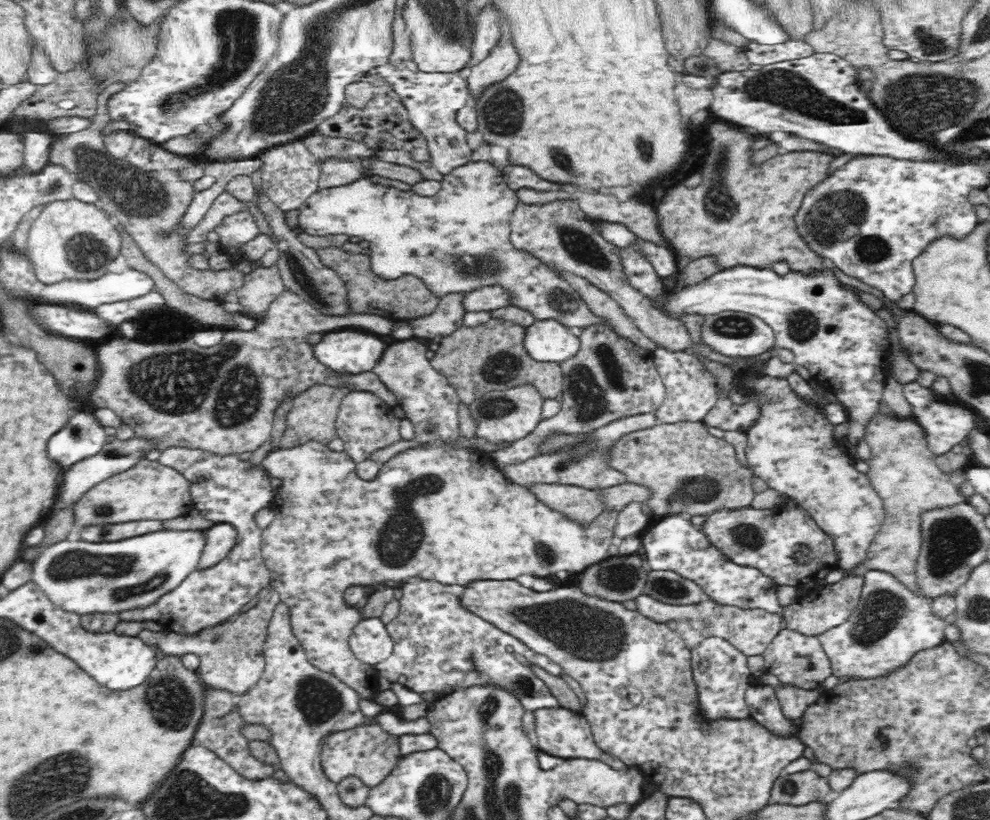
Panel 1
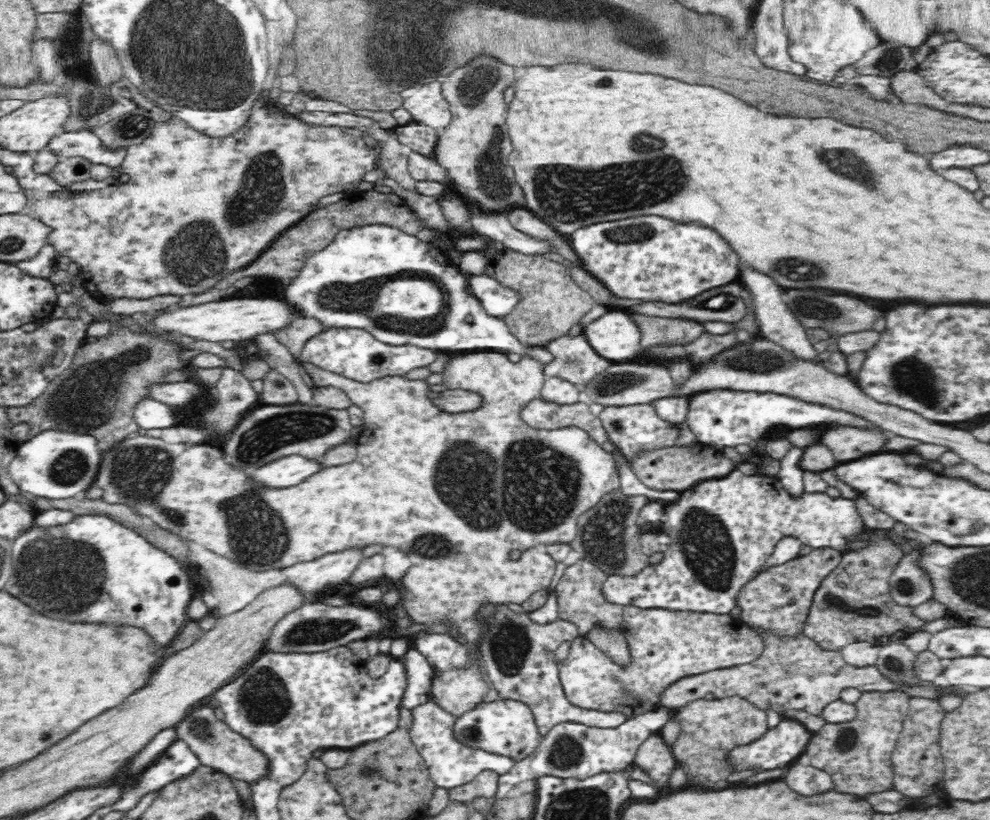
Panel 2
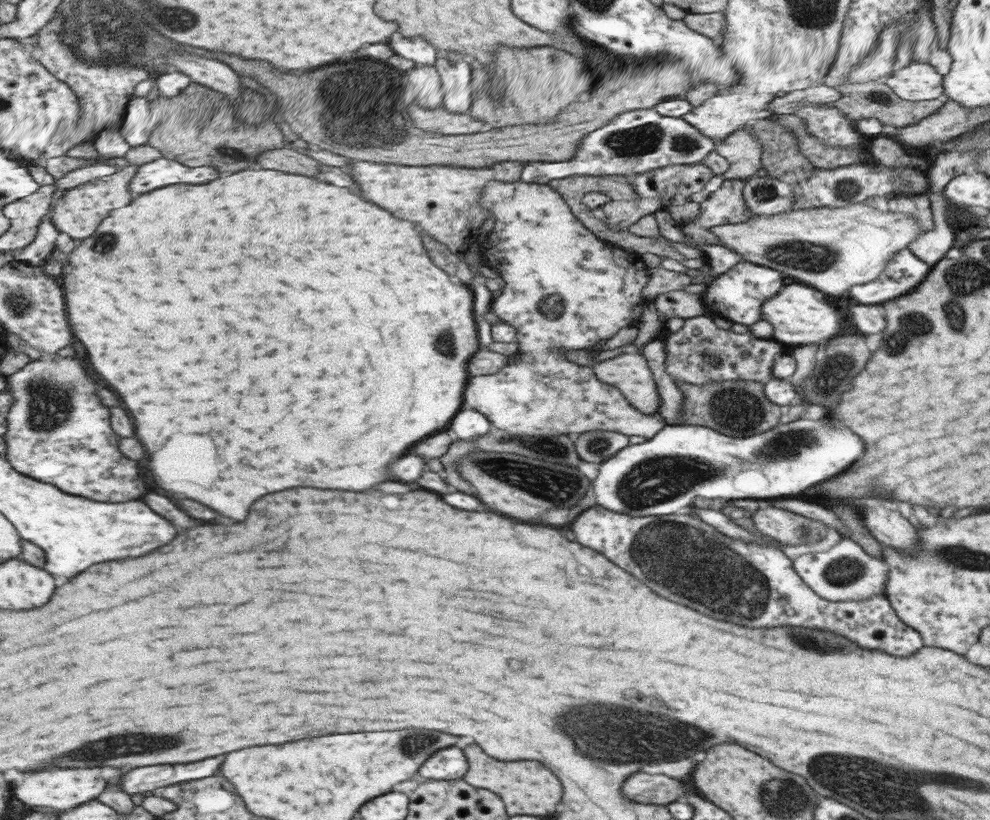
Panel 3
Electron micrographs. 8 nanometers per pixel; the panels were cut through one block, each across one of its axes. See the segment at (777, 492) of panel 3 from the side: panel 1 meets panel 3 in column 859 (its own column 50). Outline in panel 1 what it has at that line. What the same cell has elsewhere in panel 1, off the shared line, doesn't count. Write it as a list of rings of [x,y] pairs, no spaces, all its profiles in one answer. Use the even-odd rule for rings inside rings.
[[[80,412],[62,432],[52,436],[48,444],[48,454],[62,466],[73,466],[83,458],[98,454],[108,442],[106,430],[96,417]]]

